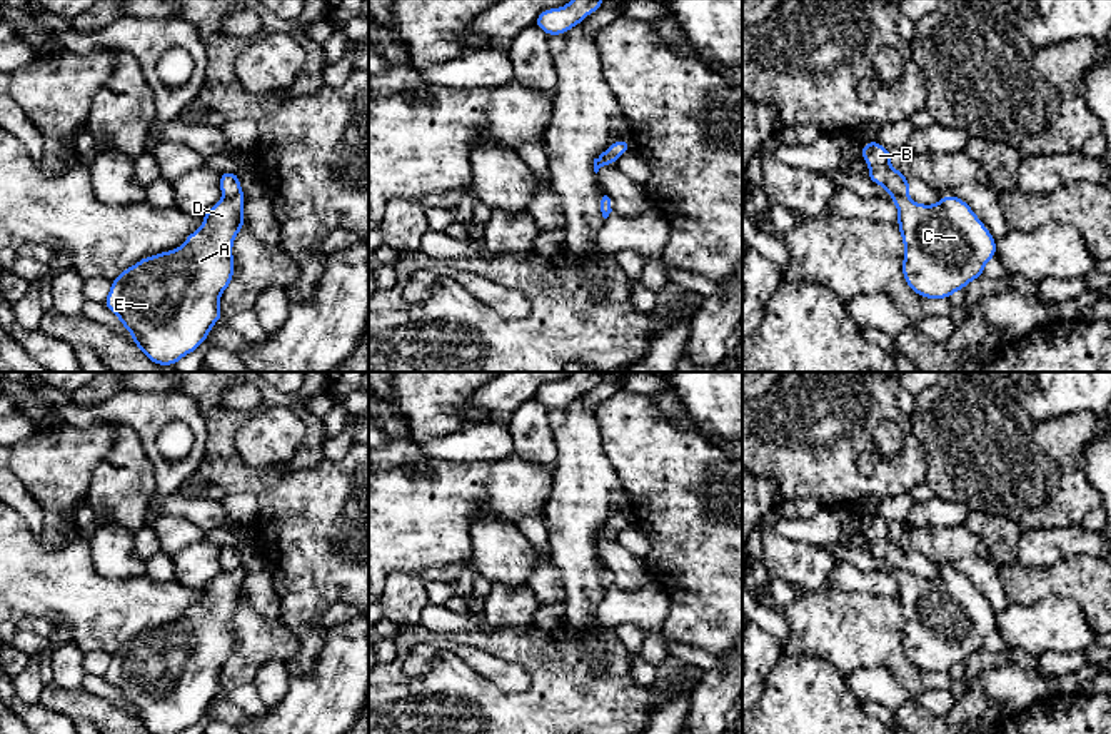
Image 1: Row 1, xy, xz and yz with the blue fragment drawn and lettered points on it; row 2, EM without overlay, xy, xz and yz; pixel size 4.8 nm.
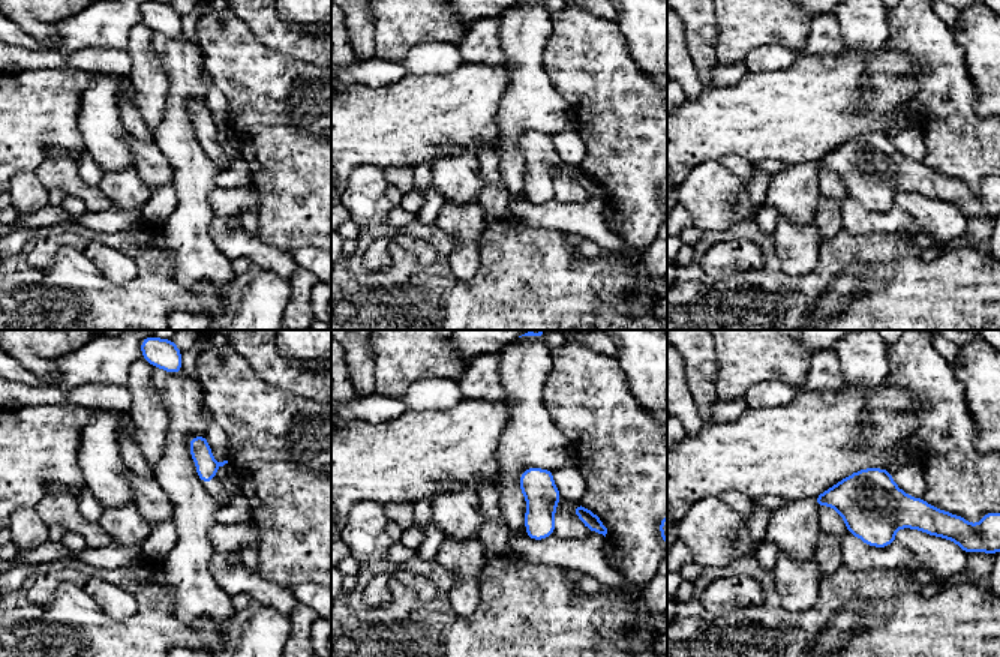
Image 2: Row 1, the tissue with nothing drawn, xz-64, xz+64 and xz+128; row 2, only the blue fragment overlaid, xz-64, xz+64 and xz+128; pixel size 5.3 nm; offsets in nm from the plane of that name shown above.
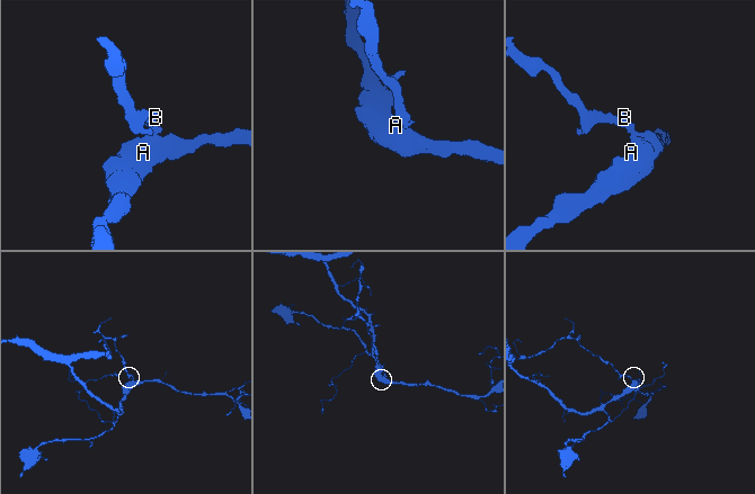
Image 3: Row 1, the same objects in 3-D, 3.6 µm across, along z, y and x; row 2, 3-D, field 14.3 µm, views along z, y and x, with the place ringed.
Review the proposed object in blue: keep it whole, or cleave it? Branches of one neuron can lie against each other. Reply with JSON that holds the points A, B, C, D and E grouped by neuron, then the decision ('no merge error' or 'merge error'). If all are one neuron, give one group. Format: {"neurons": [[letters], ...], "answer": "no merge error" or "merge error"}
{"neurons": [["A", "C", "D", "E"], ["B"]], "answer": "merge error"}

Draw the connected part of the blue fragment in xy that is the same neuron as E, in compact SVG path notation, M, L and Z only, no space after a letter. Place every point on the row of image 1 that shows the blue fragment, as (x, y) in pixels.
M244 192L234 199L220 199L207 210L200 229L178 249L143 257L112 280L103 305L118 317L152 364L175 365L183 355L197 350L214 324L224 319L220 295L234 277L232 245L245 227L244 205Z

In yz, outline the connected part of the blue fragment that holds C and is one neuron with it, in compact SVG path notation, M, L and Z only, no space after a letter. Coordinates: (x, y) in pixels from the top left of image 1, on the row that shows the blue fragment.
M954 194L934 205L916 204L906 197L889 195L897 209L897 227L904 242L902 277L924 299L949 299L956 290L984 275L984 265L996 257L996 239L973 209Z

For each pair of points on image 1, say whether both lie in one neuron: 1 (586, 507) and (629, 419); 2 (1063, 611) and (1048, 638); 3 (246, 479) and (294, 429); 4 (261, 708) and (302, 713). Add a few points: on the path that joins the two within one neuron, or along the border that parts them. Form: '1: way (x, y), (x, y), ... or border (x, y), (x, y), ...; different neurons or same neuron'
1: border (599, 422), (601, 449), (623, 487); different neurons
2: way (1060, 618), (1048, 631); same neuron
3: border (234, 436), (239, 457), (257, 471), (292, 454); different neurons
4: border (272, 708), (264, 714), (251, 716); different neurons

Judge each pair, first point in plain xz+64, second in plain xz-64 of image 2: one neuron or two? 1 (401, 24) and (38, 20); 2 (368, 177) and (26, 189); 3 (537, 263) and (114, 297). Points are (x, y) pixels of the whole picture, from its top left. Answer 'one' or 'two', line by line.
1: one
2: one
3: one

